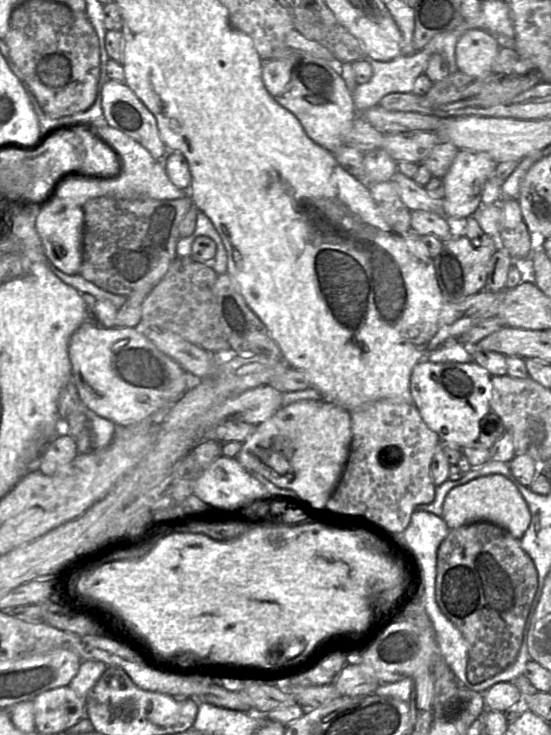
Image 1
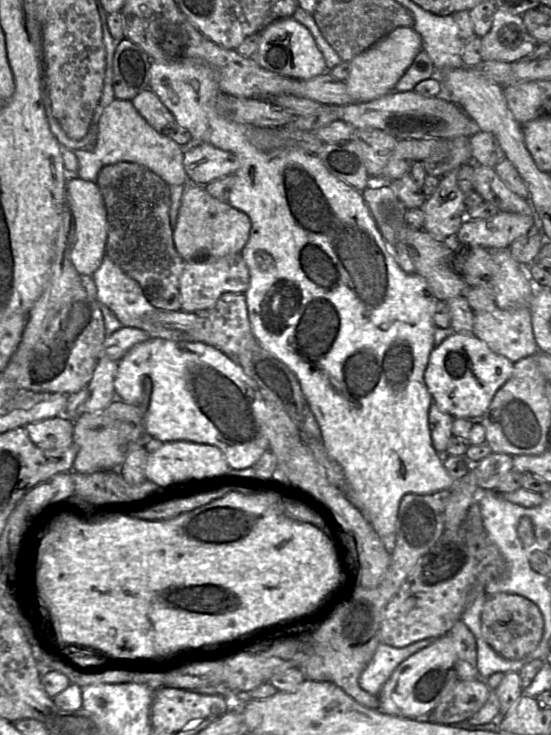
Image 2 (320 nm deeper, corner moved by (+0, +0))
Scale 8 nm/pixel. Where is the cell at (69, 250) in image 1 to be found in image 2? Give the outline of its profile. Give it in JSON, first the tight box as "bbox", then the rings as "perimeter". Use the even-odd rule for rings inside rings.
{"bbox":[66,176,107,276],"perimeter":[[[69,176],[66,183],[66,201],[75,229],[71,261],[79,275],[92,276],[103,261],[107,242],[107,211],[101,191],[96,182]]]}

